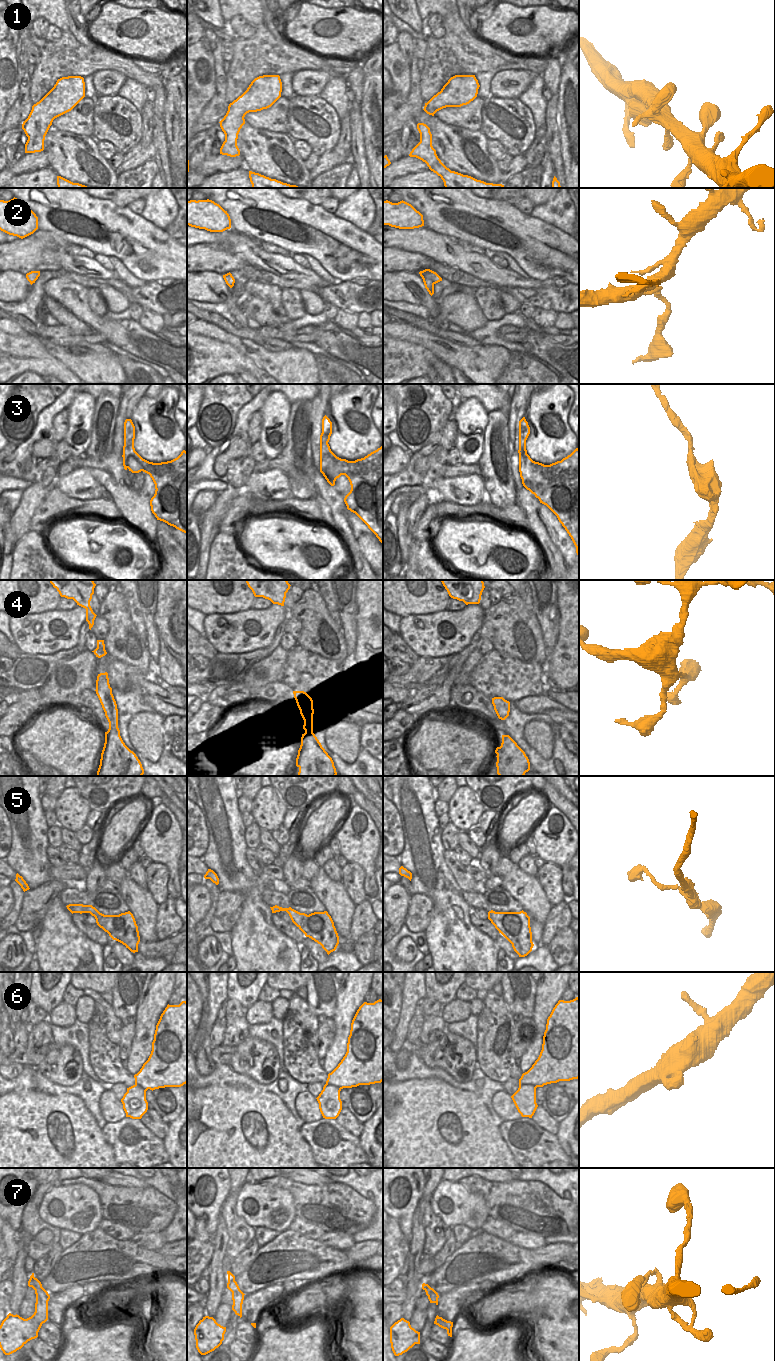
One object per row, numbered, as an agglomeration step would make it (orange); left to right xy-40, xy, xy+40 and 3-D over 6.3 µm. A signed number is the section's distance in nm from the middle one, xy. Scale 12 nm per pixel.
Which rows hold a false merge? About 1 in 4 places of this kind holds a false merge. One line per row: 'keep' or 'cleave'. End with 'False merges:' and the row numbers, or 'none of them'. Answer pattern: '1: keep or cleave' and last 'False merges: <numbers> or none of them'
1: keep
2: cleave
3: keep
4: keep
5: keep
6: keep
7: keep
False merges: 2

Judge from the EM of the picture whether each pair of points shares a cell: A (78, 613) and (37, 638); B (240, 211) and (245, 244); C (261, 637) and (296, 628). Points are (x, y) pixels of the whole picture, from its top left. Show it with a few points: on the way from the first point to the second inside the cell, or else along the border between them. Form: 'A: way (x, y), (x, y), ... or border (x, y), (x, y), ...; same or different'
A: way (67, 621), (57, 625), (52, 633), (48, 633); same
B: border (230, 228), (252, 238); different
C: border (287, 615), (284, 622); different

